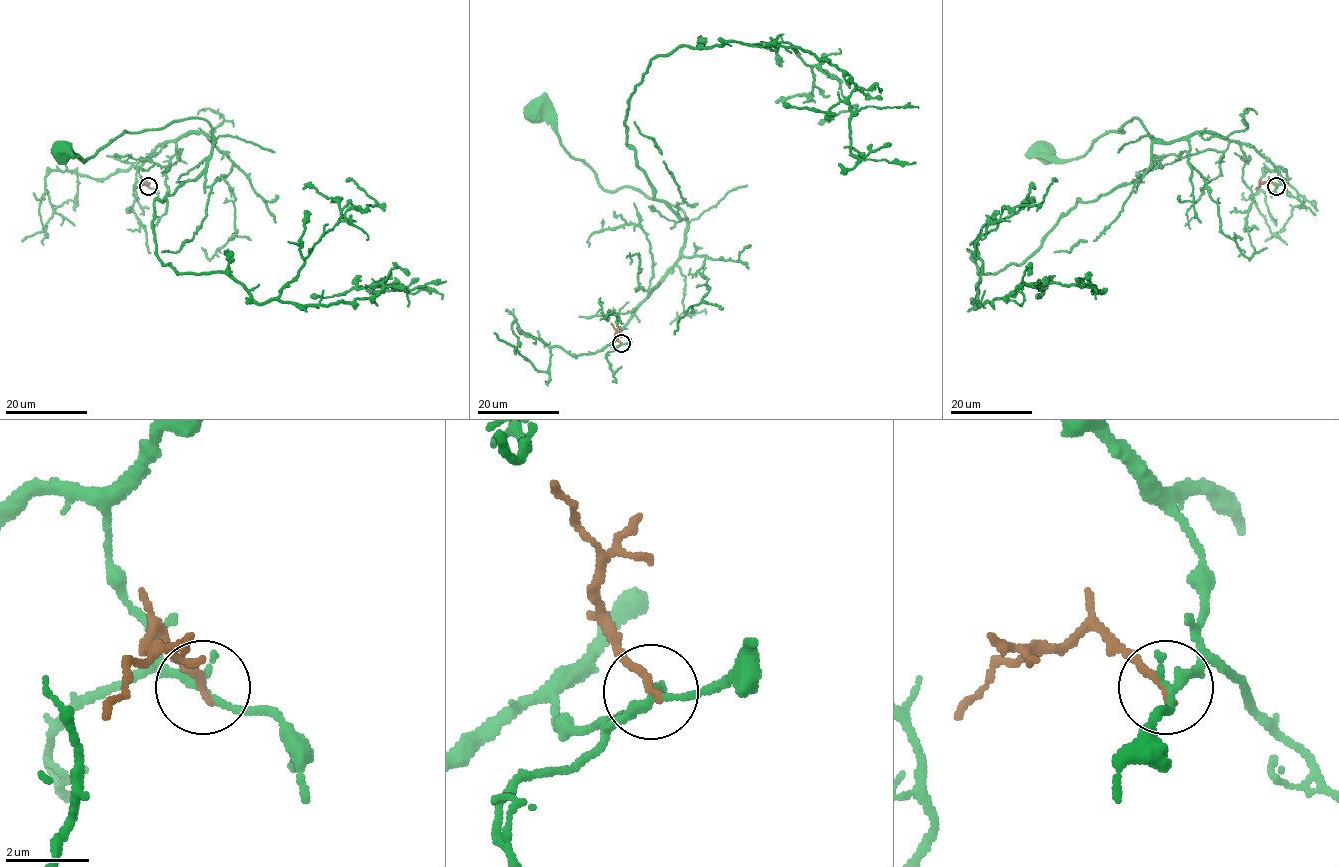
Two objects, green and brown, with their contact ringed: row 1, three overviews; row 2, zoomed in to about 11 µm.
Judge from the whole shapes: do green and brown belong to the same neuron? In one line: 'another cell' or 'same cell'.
another cell

